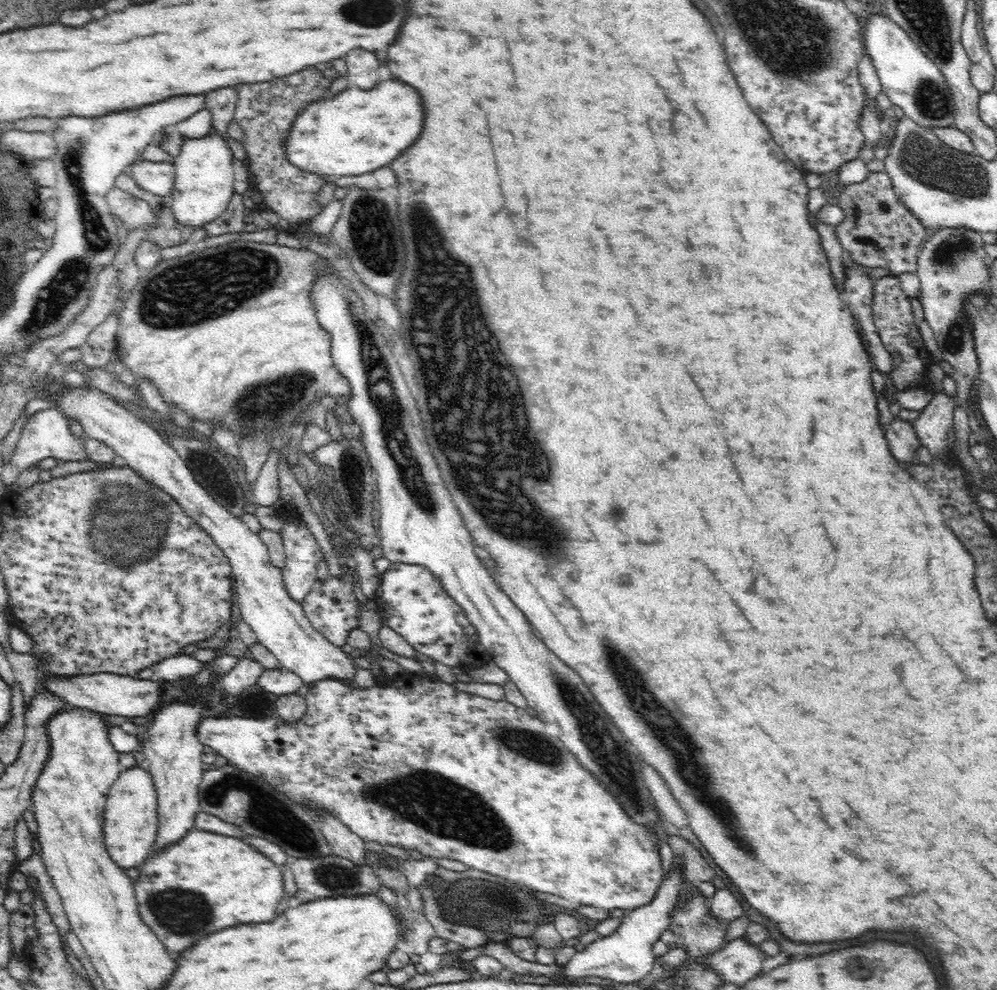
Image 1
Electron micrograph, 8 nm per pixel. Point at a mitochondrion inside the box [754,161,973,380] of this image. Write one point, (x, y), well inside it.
(955, 333)

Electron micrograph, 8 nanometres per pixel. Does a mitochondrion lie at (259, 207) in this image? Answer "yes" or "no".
no

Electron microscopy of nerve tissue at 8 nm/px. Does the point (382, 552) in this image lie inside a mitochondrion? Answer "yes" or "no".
no

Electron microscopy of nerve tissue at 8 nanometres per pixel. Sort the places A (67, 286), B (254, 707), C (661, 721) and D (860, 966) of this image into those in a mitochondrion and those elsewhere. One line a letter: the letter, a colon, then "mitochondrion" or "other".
A: mitochondrion
B: other
C: mitochondrion
D: mitochondrion

